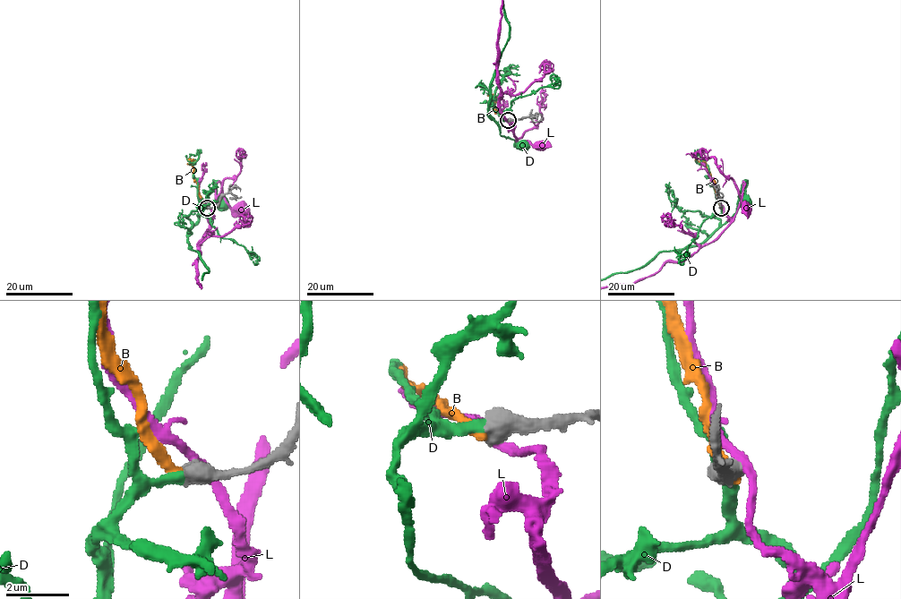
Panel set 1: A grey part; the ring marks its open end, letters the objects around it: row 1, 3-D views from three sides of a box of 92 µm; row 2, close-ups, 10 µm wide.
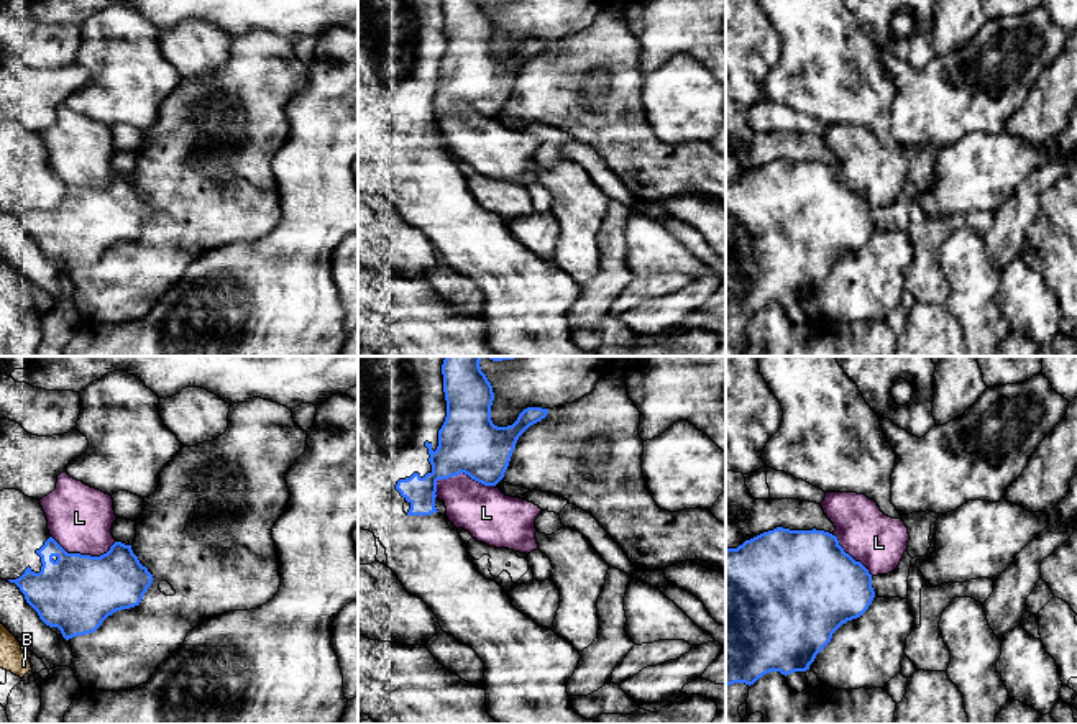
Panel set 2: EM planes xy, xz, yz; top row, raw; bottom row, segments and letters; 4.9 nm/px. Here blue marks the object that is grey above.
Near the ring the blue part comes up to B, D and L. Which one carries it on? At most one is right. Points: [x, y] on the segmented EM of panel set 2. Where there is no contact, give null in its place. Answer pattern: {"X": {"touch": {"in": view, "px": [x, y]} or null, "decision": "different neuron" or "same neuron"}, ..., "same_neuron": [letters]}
{"B": {"touch": null, "decision": "different neuron"}, "D": {"touch": null, "decision": "same neuron"}, "L": {"touch": {"in": "xz", "px": [460, 473]}, "decision": "different neuron"}, "same_neuron": ["D"]}

